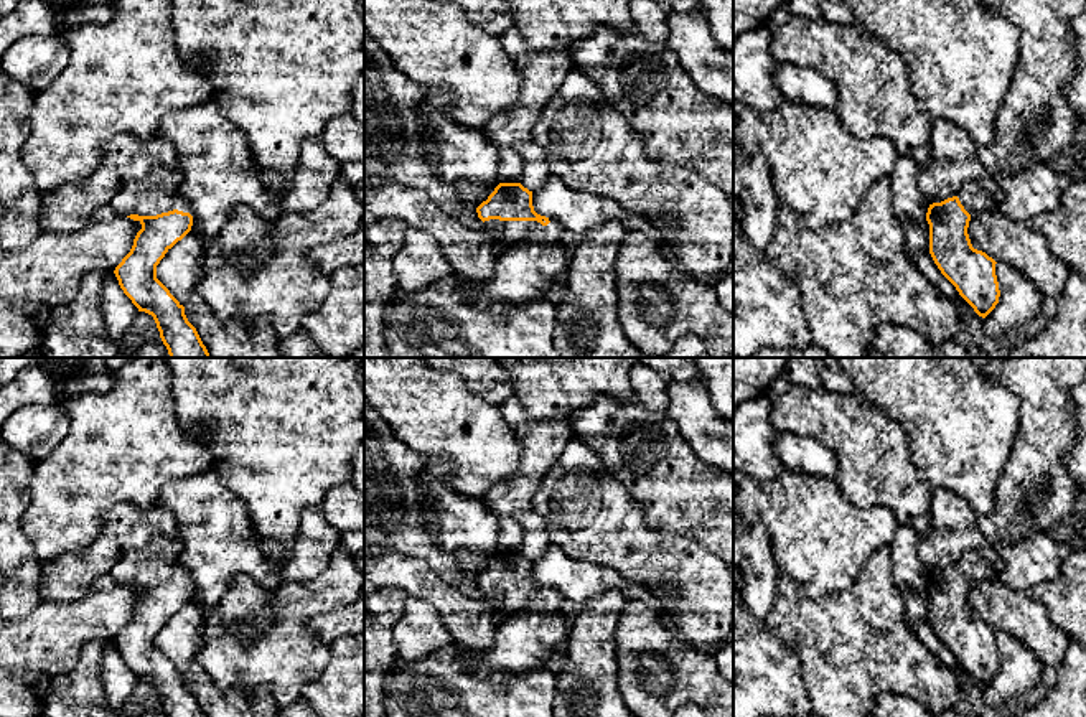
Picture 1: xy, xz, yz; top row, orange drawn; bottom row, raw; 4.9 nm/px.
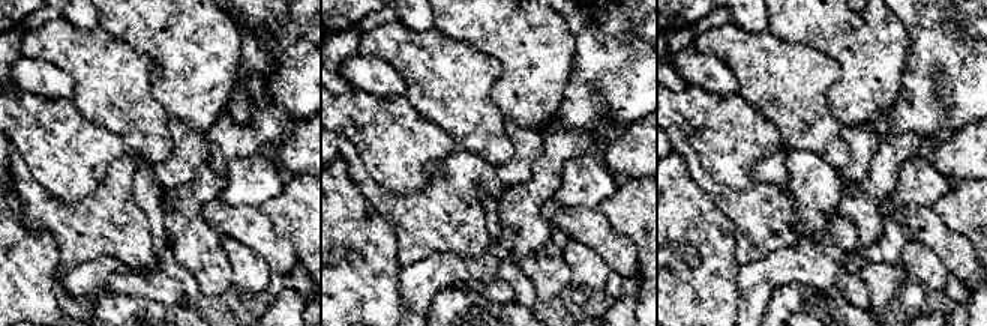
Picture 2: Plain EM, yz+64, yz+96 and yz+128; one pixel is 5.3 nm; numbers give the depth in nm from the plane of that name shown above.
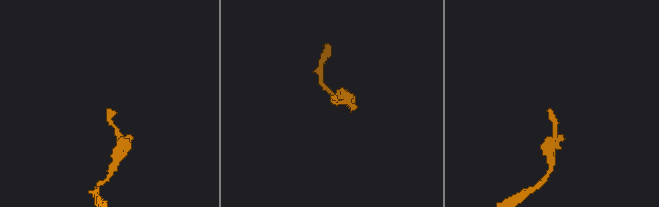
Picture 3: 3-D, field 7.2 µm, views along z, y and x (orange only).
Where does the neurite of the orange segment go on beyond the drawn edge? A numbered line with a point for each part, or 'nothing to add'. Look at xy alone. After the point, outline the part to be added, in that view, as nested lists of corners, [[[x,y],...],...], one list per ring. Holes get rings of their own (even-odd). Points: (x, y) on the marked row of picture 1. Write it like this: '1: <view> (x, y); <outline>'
1: xy (159, 192); [[[157,168],[130,183],[110,208],[124,216],[157,216],[173,209],[190,213],[188,204],[180,198],[180,181],[180,168]]]

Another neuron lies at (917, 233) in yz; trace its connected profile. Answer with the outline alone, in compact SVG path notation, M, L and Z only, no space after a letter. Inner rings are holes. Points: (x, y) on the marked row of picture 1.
M900 218L903 226L906 252L913 264L916 264L921 252L929 251L929 224L926 219L913 221Z

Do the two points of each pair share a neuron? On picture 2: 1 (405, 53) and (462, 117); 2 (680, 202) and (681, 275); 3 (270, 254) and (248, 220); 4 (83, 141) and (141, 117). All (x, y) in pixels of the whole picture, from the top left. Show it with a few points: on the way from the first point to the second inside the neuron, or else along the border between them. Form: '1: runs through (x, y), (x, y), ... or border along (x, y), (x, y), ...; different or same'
1: runs through (422, 69), (453, 101); same
2: runs through (680, 220), (680, 257); same
3: runs through (269, 245), (252, 229); same
4: border along (80, 111), (89, 120), (114, 132), (129, 150); different

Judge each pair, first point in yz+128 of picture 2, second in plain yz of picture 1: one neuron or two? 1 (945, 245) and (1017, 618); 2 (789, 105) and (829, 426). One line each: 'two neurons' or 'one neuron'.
1: one neuron
2: one neuron

